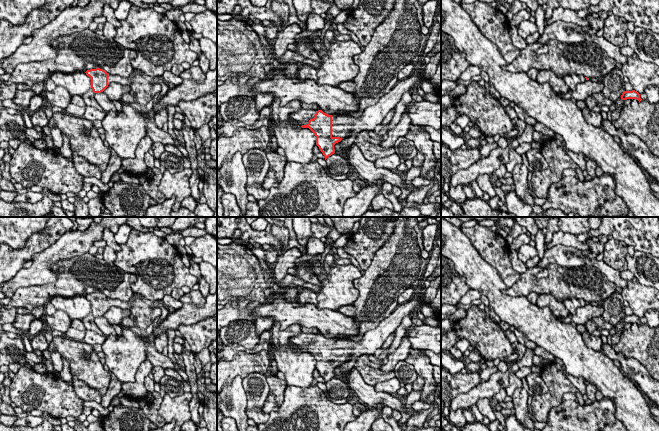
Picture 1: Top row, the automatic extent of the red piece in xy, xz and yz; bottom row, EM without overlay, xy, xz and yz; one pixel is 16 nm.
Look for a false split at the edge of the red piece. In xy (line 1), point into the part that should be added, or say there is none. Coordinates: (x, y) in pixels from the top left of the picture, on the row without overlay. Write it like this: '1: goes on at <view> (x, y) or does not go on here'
1: goes on at xy (116, 302)

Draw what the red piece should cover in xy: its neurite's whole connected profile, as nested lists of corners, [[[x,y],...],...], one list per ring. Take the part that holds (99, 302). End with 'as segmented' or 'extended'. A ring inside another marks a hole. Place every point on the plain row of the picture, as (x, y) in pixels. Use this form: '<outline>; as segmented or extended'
[[[100,292],[87,294],[85,297],[91,302],[91,312],[94,317],[103,316],[112,306],[121,309],[130,309],[132,306],[129,302],[124,302],[119,299],[110,299]]]; extended

